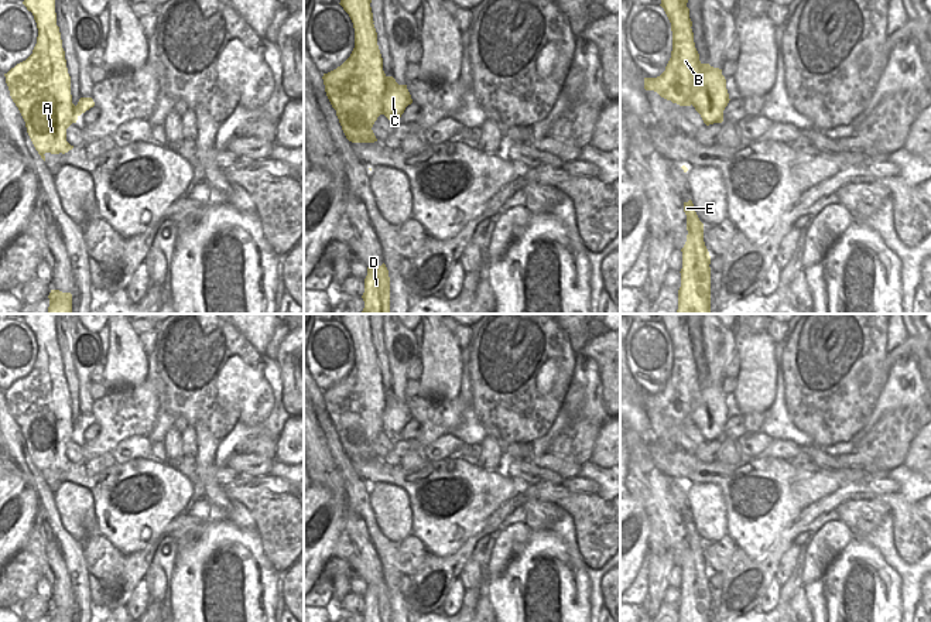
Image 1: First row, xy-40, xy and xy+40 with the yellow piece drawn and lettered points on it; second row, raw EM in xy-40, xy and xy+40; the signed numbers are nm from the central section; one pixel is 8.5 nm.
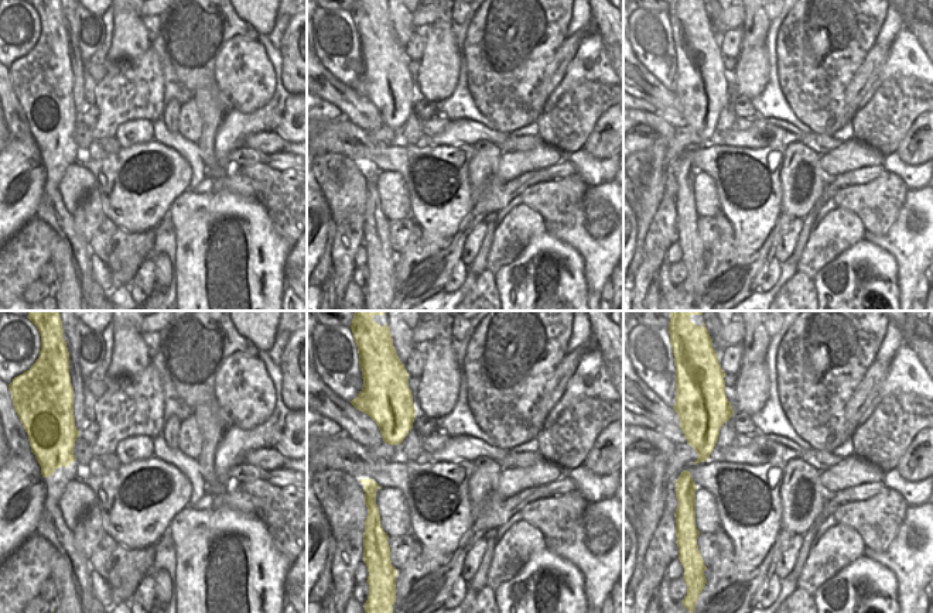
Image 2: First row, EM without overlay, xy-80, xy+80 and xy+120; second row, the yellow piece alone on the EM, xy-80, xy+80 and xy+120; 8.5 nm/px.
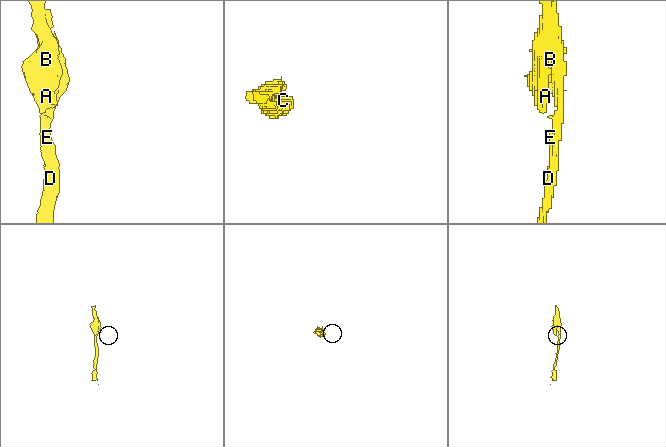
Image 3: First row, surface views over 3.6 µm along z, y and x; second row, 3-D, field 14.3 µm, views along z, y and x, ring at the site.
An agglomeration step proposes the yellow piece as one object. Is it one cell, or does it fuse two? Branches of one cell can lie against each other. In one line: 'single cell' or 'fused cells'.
fused cells

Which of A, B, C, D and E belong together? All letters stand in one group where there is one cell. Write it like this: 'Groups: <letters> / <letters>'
Groups: A B / C D E.

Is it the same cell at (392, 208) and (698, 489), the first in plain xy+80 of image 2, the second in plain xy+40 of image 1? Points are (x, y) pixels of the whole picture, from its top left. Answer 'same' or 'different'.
same

